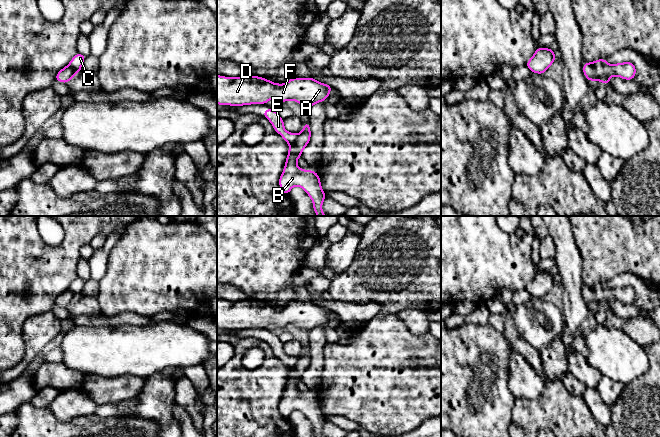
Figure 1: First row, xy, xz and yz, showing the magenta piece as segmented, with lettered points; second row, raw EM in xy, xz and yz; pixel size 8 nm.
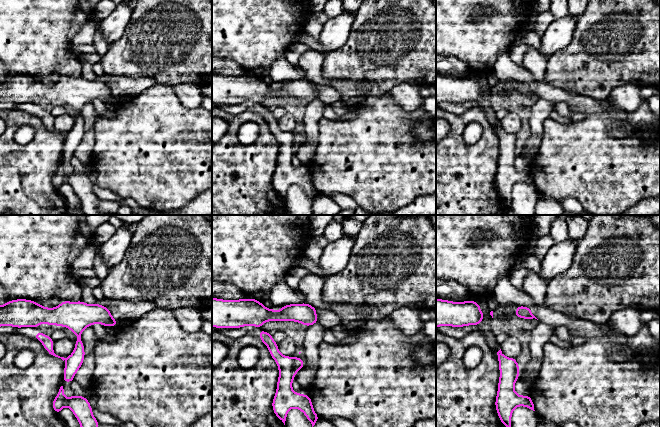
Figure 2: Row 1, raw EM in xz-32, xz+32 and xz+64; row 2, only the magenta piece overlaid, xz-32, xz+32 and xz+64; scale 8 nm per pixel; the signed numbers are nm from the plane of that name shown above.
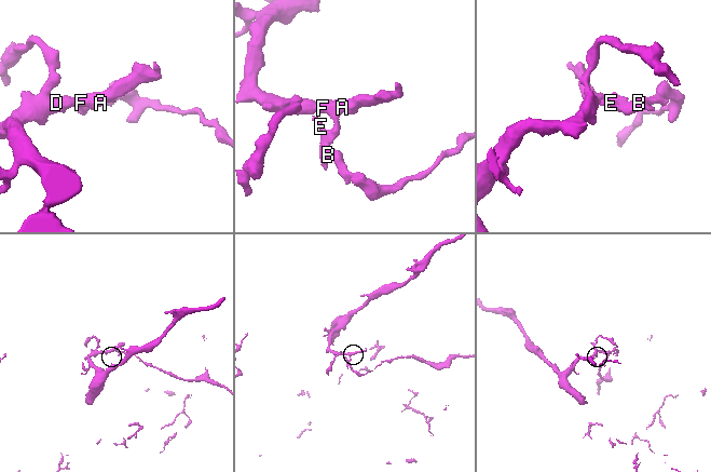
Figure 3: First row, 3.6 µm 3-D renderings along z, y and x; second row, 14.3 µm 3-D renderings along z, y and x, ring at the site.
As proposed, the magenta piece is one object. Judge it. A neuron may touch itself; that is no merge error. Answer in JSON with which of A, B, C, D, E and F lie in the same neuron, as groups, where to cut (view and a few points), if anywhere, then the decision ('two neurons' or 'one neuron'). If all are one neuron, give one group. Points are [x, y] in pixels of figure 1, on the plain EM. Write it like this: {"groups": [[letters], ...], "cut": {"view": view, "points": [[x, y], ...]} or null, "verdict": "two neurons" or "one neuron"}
{"groups": [["A", "C", "D", "F"], ["B", "E"]], "cut": {"view": "xz", "points": [[296, 359], [295, 378], [298, 381]]}, "verdict": "two neurons"}

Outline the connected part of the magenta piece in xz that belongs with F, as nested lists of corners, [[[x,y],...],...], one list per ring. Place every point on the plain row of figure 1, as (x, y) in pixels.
[[[217,299],[217,328],[243,330],[266,328],[275,323],[293,324],[310,332],[324,326],[333,312],[312,301],[292,302],[284,308],[273,307],[259,300],[225,301]]]

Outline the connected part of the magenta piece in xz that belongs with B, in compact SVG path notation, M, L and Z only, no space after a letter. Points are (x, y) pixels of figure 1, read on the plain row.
M266 333L263 340L270 345L274 354L289 368L285 390L279 402L279 410L282 416L289 419L294 410L300 410L311 422L314 436L323 437L322 427L326 420L321 411L319 399L313 394L304 394L297 389L298 381L295 376L297 359L285 354L284 344L275 334Z

